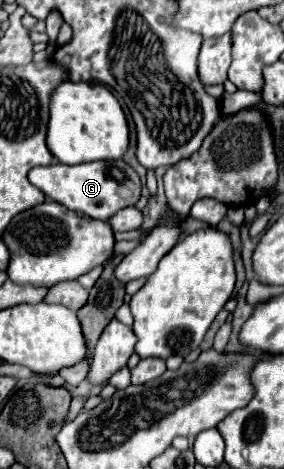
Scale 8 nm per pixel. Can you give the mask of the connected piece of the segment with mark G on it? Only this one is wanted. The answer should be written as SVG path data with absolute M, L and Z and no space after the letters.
M90 161L78 165L54 163L46 167L34 167L28 173L28 179L34 187L38 187L48 199L64 205L70 211L84 213L92 219L106 221L110 215L124 207L136 205L140 197L140 179L136 171L124 161Z

